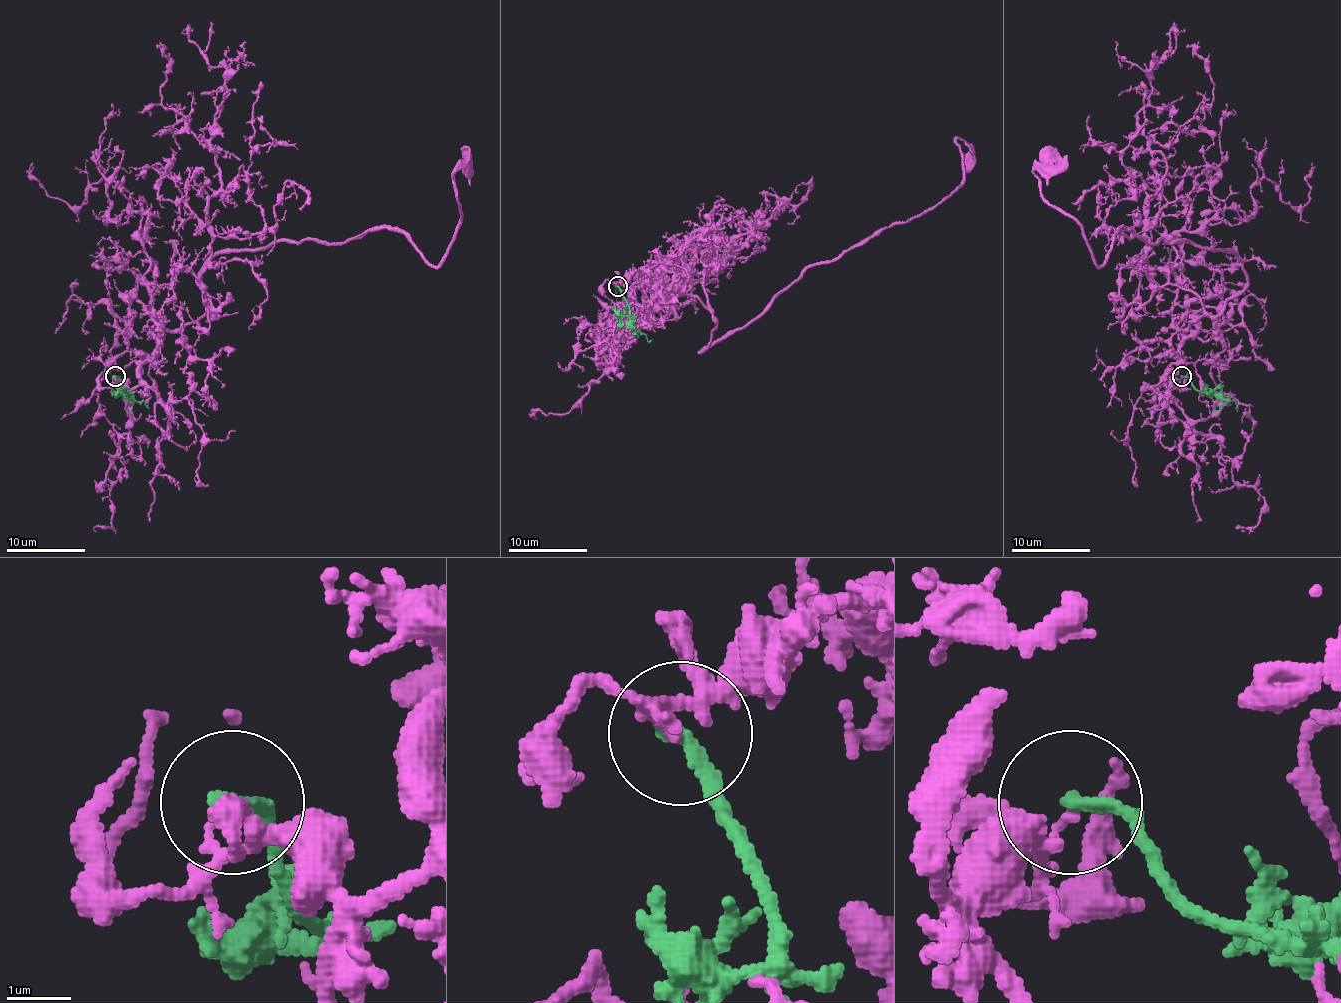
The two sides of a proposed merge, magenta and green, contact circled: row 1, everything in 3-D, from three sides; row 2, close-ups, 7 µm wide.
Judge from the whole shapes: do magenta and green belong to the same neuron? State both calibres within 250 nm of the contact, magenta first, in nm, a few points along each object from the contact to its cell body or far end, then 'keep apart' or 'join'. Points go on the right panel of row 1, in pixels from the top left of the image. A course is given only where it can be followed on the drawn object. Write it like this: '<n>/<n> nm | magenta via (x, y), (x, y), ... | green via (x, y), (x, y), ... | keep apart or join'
100/240 nm | magenta via (1181, 378), (1197, 324), (1173, 322), (1218, 315), (1242, 263), (1122, 228), (1098, 265), (1035, 174), (1066, 154) | green via (1181, 376), (1201, 392), (1218, 394), (1226, 402), (1232, 400), (1234, 407) | keep apart

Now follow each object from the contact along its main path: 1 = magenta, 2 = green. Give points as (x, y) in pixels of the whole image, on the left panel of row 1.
1: (116, 378), (139, 384), (155, 317), (212, 315), (197, 273), (218, 253), (386, 228), (436, 265), (463, 154)
2: (116, 376), (135, 402), (143, 400), (149, 407)

